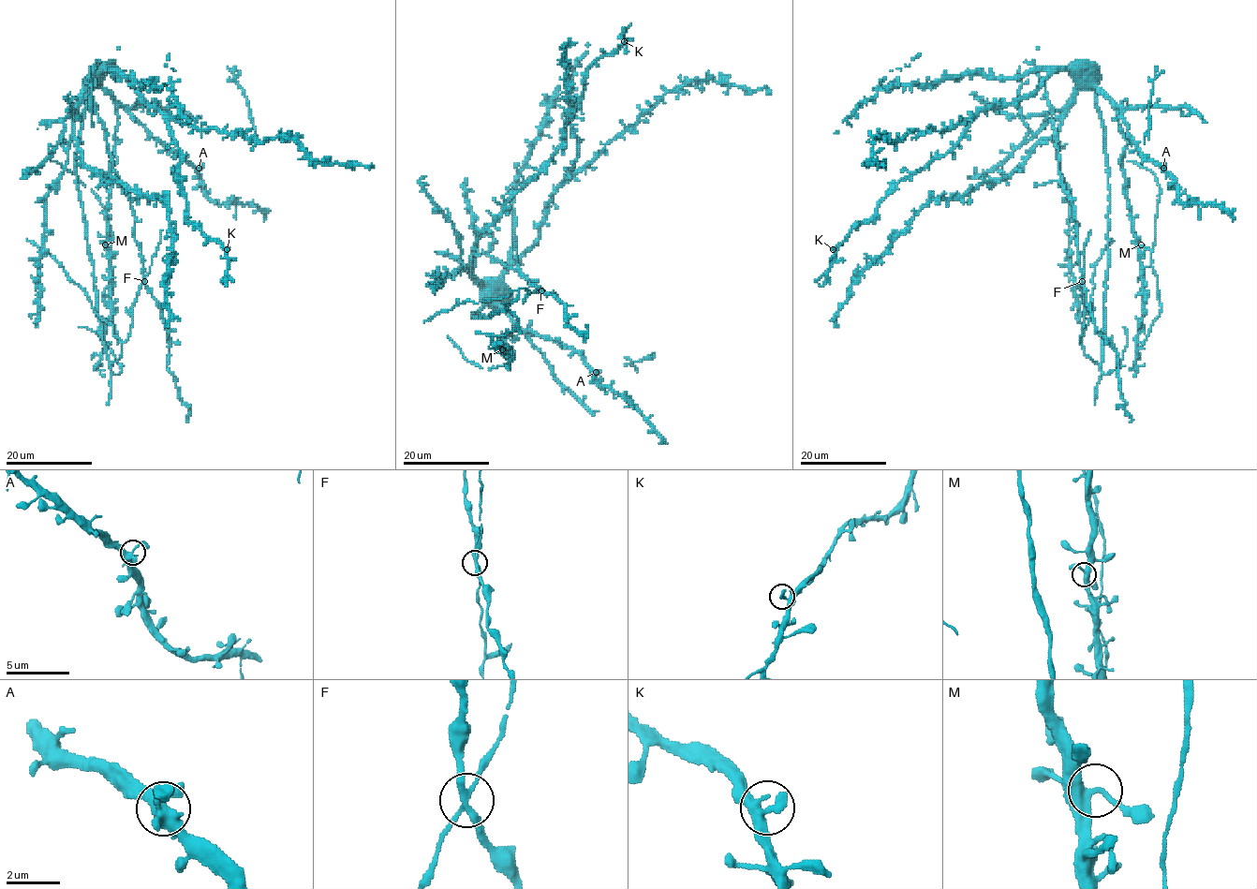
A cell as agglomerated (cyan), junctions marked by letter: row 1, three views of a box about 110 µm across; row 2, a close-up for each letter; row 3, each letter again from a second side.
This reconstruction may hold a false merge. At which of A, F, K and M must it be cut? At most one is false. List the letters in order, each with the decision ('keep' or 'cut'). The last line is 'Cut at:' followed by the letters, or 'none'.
A: keep
F: cut
K: keep
M: keep
Cut at: F

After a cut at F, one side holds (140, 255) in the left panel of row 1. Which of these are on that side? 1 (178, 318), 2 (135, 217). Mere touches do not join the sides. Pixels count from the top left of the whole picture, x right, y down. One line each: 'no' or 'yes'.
1: no
2: yes

